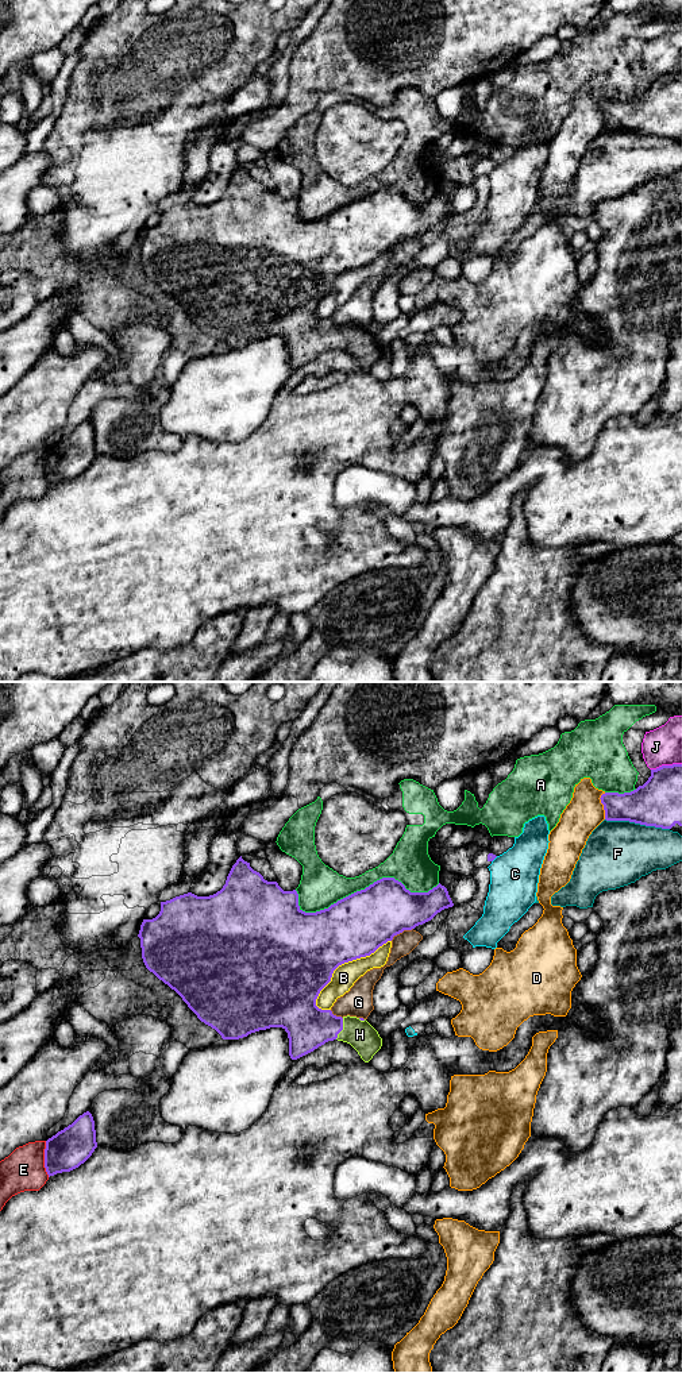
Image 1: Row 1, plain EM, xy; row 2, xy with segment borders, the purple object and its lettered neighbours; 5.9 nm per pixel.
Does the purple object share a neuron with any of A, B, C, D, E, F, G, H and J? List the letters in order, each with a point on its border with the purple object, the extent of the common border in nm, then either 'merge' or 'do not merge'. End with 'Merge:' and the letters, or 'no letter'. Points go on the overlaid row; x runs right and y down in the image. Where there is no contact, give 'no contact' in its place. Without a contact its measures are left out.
A: contact xy (361, 890); length 850 nm; do not merge
B: contact xy (345, 961); length 600 nm; do not merge
C: contact xy (494, 857); length 50 nm; do not merge
D: contact xy (604, 806); length 160 nm; do not merge
E: contact xy (45, 1159); length 220 nm; do not merge
F: contact xy (638, 822); length 380 nm; do not merge
G: contact xy (401, 932); length 150 nm; do not merge
H: contact xy (342, 1029); length 140 nm; merge
J: contact xy (666, 766); length 190 nm; do not merge
Merge: H

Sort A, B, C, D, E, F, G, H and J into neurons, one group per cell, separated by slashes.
A B / C / D / E / F / G / H / J

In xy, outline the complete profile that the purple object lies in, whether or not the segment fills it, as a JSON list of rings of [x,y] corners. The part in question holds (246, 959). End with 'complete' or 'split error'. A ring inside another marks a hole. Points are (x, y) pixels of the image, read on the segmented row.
[[[242,856],[232,865],[226,884],[220,891],[209,896],[197,896],[192,892],[176,896],[170,900],[161,902],[161,911],[153,919],[143,919],[138,937],[140,938],[142,959],[146,968],[153,972],[159,980],[174,990],[188,1007],[197,1015],[197,1018],[205,1025],[215,1029],[223,1040],[239,1040],[247,1037],[251,1033],[266,1030],[270,1027],[282,1027],[288,1033],[289,1038],[289,1056],[292,1060],[297,1060],[328,1041],[343,1041],[350,1044],[361,1056],[365,1062],[369,1062],[373,1056],[381,1049],[382,1038],[378,1031],[363,1018],[357,1017],[336,1017],[331,1010],[321,1010],[316,1006],[316,999],[320,991],[331,981],[334,971],[348,961],[370,956],[379,946],[392,941],[394,936],[404,930],[412,930],[419,925],[431,921],[438,913],[444,909],[452,907],[454,903],[448,895],[448,891],[440,883],[428,892],[411,892],[405,886],[394,878],[382,878],[365,890],[357,891],[328,909],[305,913],[298,906],[298,894],[296,890],[284,891],[277,882],[267,882],[263,876],[250,867],[250,863],[244,861]]]; split error

